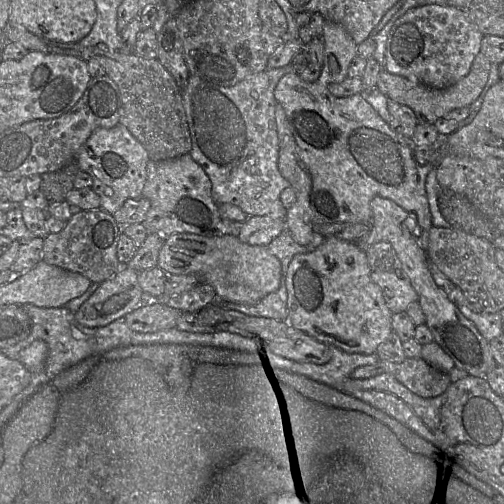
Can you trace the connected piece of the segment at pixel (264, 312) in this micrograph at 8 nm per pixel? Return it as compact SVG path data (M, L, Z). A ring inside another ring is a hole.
M283 278L277 291L268 294L255 305L245 306L220 299L217 301L220 301L221 306L227 310L234 310L247 316L270 318L285 322L288 316L287 298L288 294Z

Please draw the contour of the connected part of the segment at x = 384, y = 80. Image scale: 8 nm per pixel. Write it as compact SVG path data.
M480 52L475 57L467 76L445 89L430 88L419 81L381 70L376 89L385 95L388 100L409 107L414 113L418 125L431 125L453 110L470 107L482 93L488 81L492 65L493 63Z

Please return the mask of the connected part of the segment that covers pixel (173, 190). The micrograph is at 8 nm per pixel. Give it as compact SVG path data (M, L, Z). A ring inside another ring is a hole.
M189 153L161 161L149 160L142 196L150 202L149 211L143 222L148 232L156 232L166 238L175 233L237 236L240 231L239 223L225 220L220 216L219 204L212 197L211 181Z

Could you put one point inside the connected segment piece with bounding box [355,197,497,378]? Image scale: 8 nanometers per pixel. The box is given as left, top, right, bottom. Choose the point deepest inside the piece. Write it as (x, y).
(458, 336)

